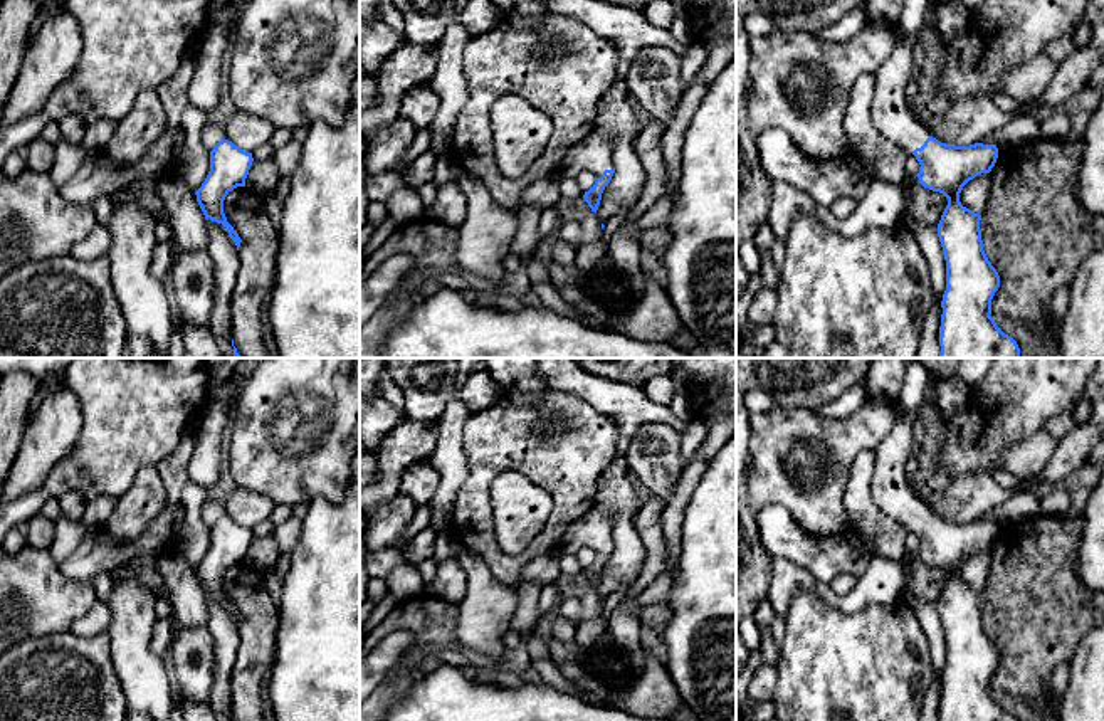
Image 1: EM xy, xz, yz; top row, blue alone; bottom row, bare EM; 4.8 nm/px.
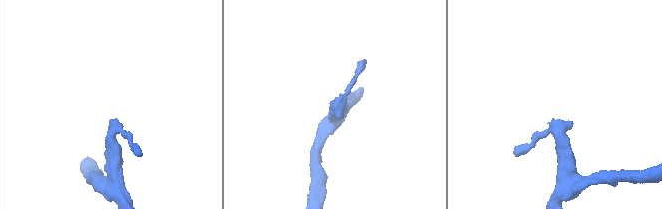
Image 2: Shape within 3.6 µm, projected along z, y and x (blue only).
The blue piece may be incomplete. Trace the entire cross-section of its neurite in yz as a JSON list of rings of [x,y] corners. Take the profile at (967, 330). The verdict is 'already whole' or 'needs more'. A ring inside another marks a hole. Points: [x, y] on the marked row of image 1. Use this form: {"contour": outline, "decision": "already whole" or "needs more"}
{"contour": [[[902,0],[892,25],[899,32],[894,52],[874,79],[870,121],[886,139],[919,161],[919,183],[948,198],[938,224],[946,261],[939,358],[1022,358],[1017,341],[990,316],[1000,276],[983,250],[981,215],[959,202],[959,193],[970,180],[991,171],[998,148],[983,143],[941,143],[914,118],[906,103],[912,45],[928,5],[929,0]]], "decision": "needs more"}

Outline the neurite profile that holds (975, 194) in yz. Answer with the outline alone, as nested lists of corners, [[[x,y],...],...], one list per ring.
[[[990,173],[976,175],[963,187],[959,193],[961,205],[981,215],[990,195],[990,185],[991,185]]]

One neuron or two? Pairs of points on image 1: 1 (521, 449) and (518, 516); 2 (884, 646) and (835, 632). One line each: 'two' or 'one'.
1: two
2: one

